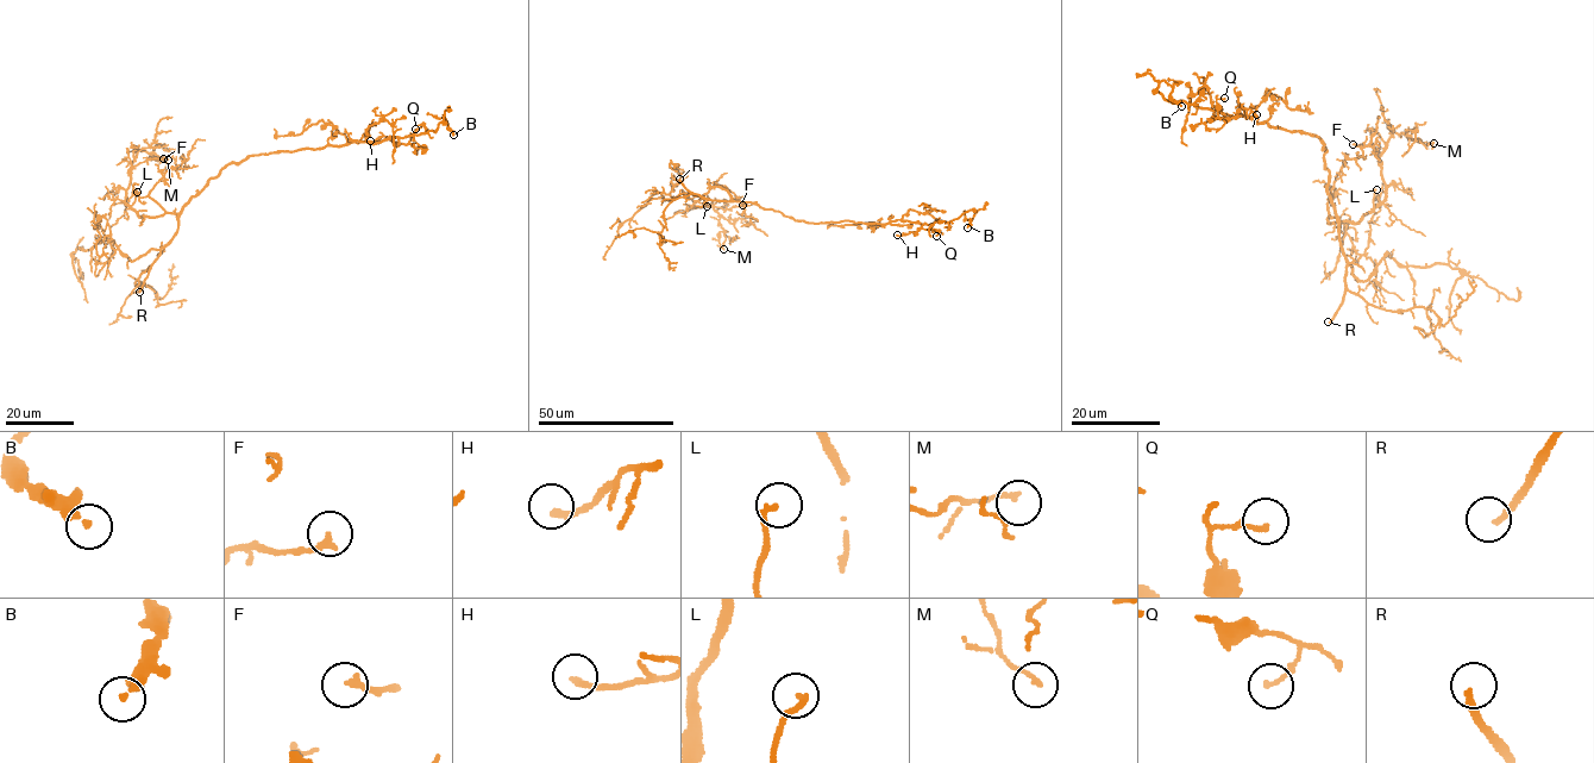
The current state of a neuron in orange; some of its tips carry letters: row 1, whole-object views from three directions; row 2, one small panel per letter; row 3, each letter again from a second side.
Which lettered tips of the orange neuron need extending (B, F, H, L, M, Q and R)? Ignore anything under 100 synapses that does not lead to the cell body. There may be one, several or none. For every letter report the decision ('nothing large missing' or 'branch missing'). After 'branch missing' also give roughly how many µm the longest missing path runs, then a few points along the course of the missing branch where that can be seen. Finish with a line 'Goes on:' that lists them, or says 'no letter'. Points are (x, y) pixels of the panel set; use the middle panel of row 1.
B: nothing large missing
F: nothing large missing
H: nothing large missing
L: nothing large missing
M: nothing large missing
Q: nothing large missing
R: branch missing | 100 µm | (679, 179), (652, 167), (631, 144), (598, 124), (591, 123), (589, 133), (573, 114), (576, 97), (572, 88)
Goes on: R

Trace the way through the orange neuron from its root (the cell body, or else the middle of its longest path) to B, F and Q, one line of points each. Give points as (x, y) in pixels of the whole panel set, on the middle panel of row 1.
B: (779, 211), (816, 223), (903, 219), (922, 224), (949, 221), (972, 210), (967, 227)
F: (779, 211), (734, 201), (719, 187), (711, 187), (694, 205), (725, 210), (742, 205)
Q: (779, 211), (796, 220), (816, 223), (889, 223), (903, 219), (924, 223), (923, 229), (937, 231), (936, 236)

